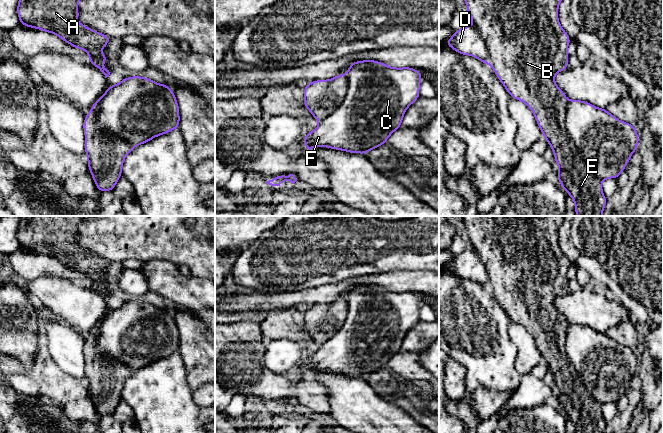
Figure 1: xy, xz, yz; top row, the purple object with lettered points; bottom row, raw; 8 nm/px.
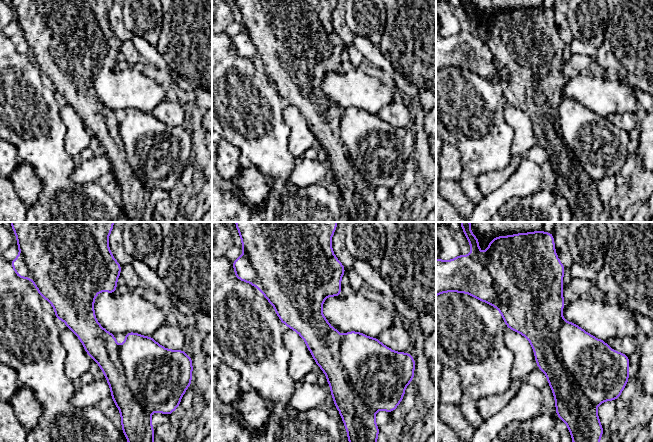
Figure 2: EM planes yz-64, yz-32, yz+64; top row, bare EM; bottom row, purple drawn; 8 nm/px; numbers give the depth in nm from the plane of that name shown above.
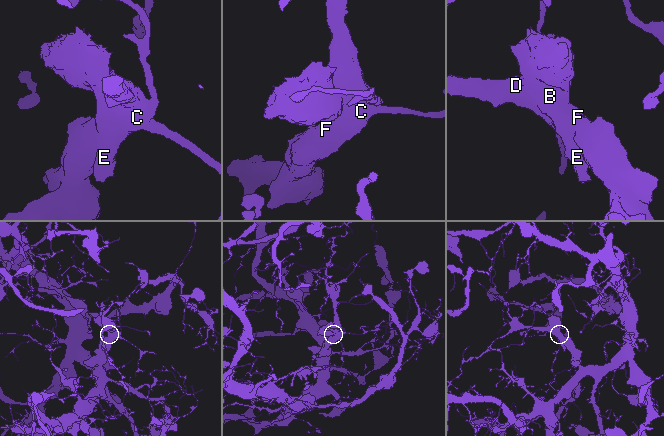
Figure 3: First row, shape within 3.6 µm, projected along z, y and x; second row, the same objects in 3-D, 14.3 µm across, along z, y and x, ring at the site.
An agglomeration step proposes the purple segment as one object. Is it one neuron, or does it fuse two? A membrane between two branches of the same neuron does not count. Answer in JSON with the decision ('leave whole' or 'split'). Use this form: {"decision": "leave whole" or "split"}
{"decision": "split"}

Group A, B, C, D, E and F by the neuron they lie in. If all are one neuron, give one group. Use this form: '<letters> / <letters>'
A B E / C D F

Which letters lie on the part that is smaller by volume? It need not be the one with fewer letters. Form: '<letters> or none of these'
A, B, E

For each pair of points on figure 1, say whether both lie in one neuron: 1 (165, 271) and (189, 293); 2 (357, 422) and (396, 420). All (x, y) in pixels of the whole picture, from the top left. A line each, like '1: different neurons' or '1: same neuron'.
1: same neuron
2: same neuron

